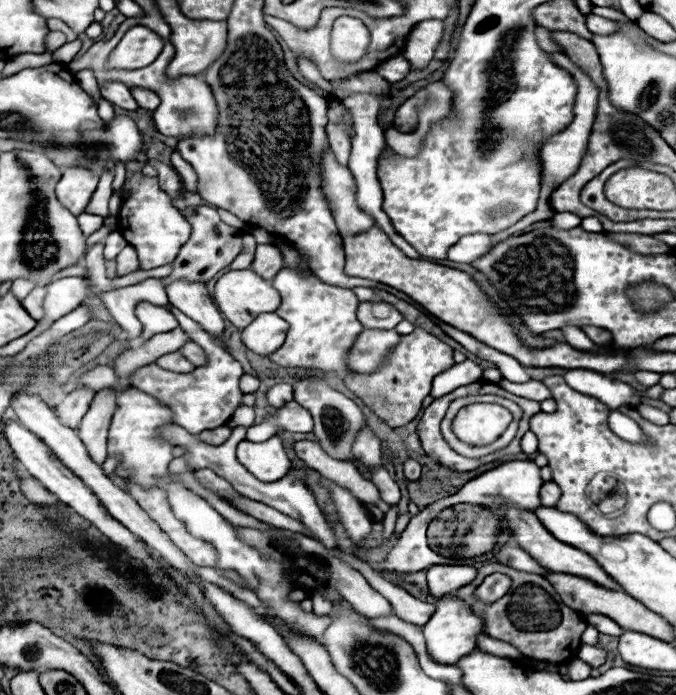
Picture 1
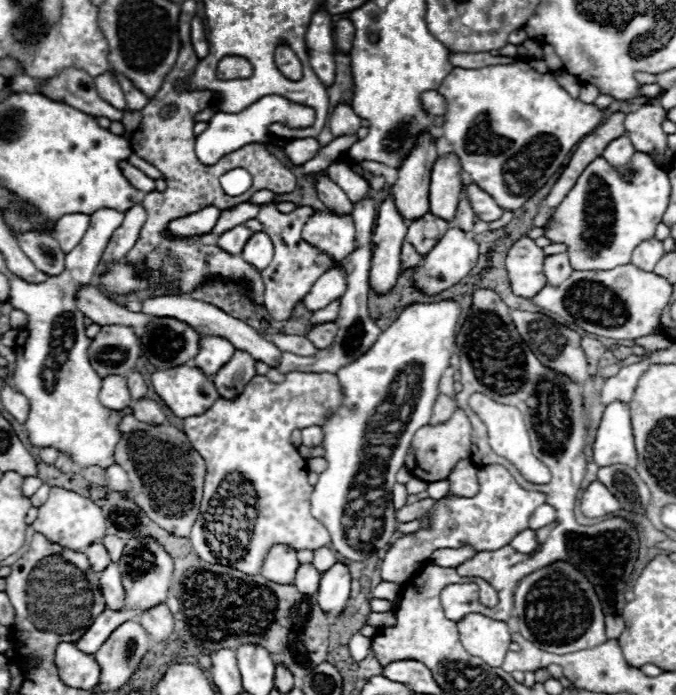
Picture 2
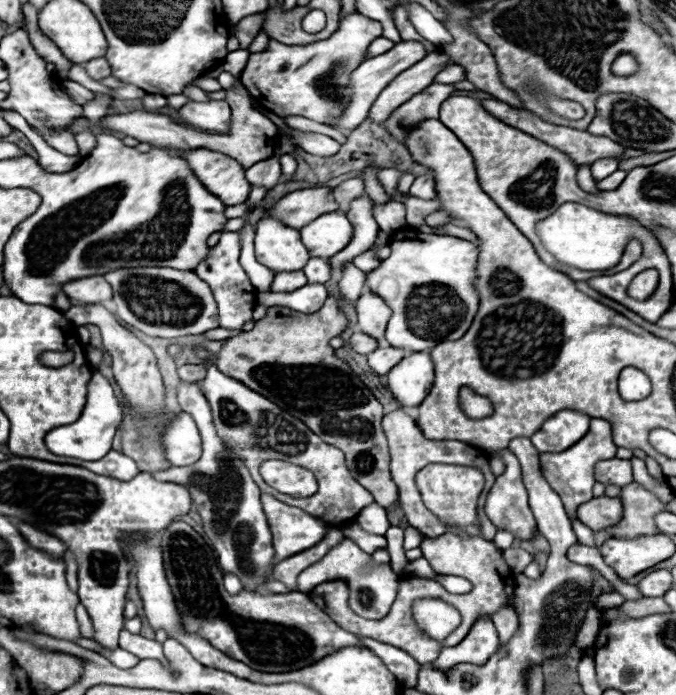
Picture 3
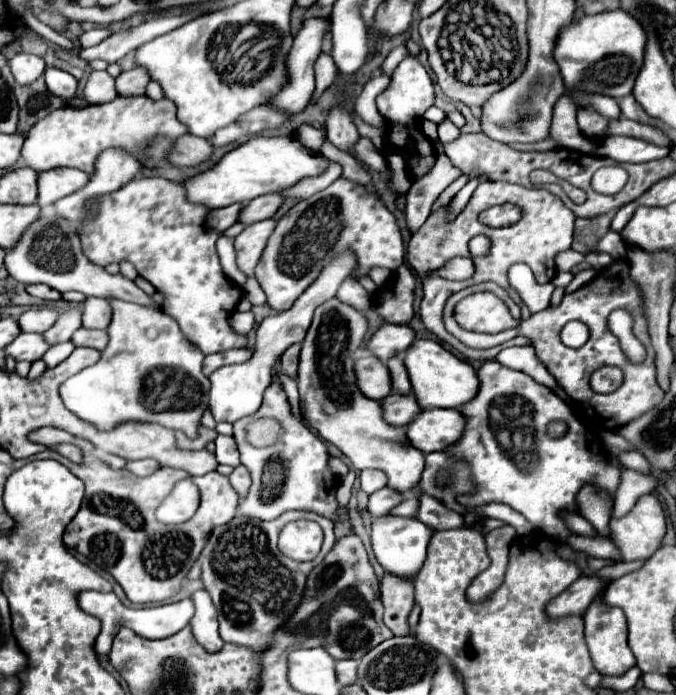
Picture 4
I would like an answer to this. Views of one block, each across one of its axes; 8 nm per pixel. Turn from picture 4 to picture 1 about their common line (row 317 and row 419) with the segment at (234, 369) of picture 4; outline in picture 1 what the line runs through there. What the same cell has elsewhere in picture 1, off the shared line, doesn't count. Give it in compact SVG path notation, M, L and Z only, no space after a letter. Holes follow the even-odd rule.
M288 402L282 412L274 412L266 422L258 426L248 428L248 440L252 442L264 442L270 436L274 436L278 430L290 430L290 432L312 432L314 422L312 414L302 408L296 402Z

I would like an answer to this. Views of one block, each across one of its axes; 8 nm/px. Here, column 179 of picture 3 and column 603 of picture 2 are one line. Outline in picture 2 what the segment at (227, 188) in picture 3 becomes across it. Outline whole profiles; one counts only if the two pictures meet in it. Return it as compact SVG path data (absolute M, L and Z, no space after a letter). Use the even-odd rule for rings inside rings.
M624 134L622 138L616 138L614 142L610 142L610 146L606 146L606 150L602 152L602 158L606 158L614 168L618 168L622 174L630 174L628 170L628 162L634 154L634 146L630 142L630 138Z

